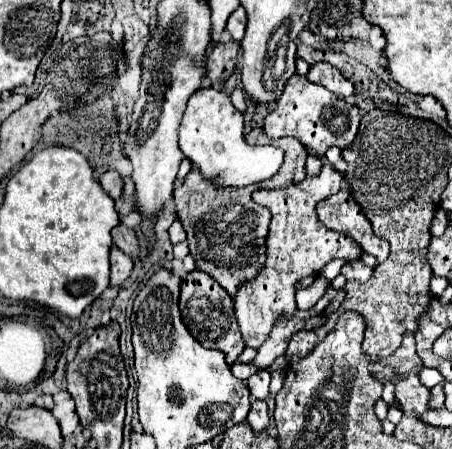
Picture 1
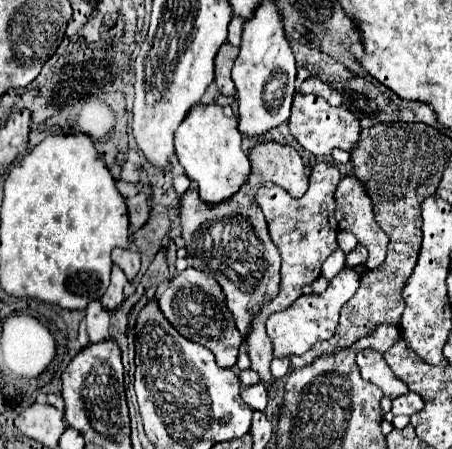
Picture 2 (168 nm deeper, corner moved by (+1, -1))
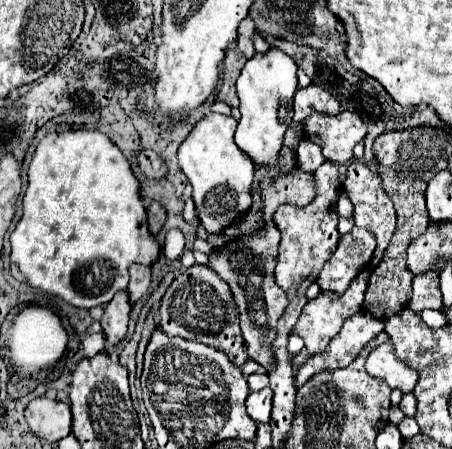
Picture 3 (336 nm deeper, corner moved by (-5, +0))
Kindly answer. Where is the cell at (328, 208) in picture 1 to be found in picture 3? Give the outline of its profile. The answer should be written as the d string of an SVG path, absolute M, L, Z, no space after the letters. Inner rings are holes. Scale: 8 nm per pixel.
M354 158L354 160L350 162L350 166L348 166L348 172L346 172L346 180L344 180L344 184L342 184L342 190L350 196L350 200L352 200L352 204L354 204L354 224L360 226L360 228L368 228L368 230L376 236L376 240L378 240L376 254L374 254L374 258L372 258L372 262L370 262L370 266L374 268L374 266L382 260L382 256L384 256L384 252L386 252L386 248L388 248L388 244L390 244L390 238L392 238L392 234L394 234L394 226L396 226L394 206L392 206L390 198L388 198L388 196L384 194L384 190L382 190L378 172L370 170L364 162L360 162L360 160L356 160L356 158Z

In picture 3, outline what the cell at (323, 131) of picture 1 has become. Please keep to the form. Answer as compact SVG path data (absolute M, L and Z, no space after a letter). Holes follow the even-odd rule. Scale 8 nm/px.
M314 112L304 120L304 134L322 148L326 160L346 164L352 158L352 148L366 136L366 124L354 112L340 112L336 116Z

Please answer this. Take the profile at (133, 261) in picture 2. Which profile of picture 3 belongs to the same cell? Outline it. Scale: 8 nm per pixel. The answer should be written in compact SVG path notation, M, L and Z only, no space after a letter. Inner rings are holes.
M132 264L130 266L130 284L128 284L128 294L130 302L136 302L140 296L146 294L150 284L150 268L142 264Z

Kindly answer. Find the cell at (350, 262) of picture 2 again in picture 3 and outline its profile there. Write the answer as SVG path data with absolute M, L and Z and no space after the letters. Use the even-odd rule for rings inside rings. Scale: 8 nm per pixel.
M354 226L346 236L340 238L336 252L326 262L316 280L318 286L322 290L344 292L348 284L358 276L358 272L370 264L374 248L376 240L372 232Z

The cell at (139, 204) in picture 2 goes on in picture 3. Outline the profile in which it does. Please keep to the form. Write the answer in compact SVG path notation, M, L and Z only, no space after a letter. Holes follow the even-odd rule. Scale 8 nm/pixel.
M152 202L147 208L148 228L152 230L152 236L155 237L160 232L160 228L164 226L164 220L166 220L166 210L158 202Z

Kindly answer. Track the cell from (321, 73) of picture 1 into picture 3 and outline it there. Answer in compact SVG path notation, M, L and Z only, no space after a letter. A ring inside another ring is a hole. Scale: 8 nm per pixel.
M316 84L298 88L298 92L294 96L294 122L302 124L302 120L308 118L312 112L338 114L340 104L330 92L326 92L324 88L320 88Z

